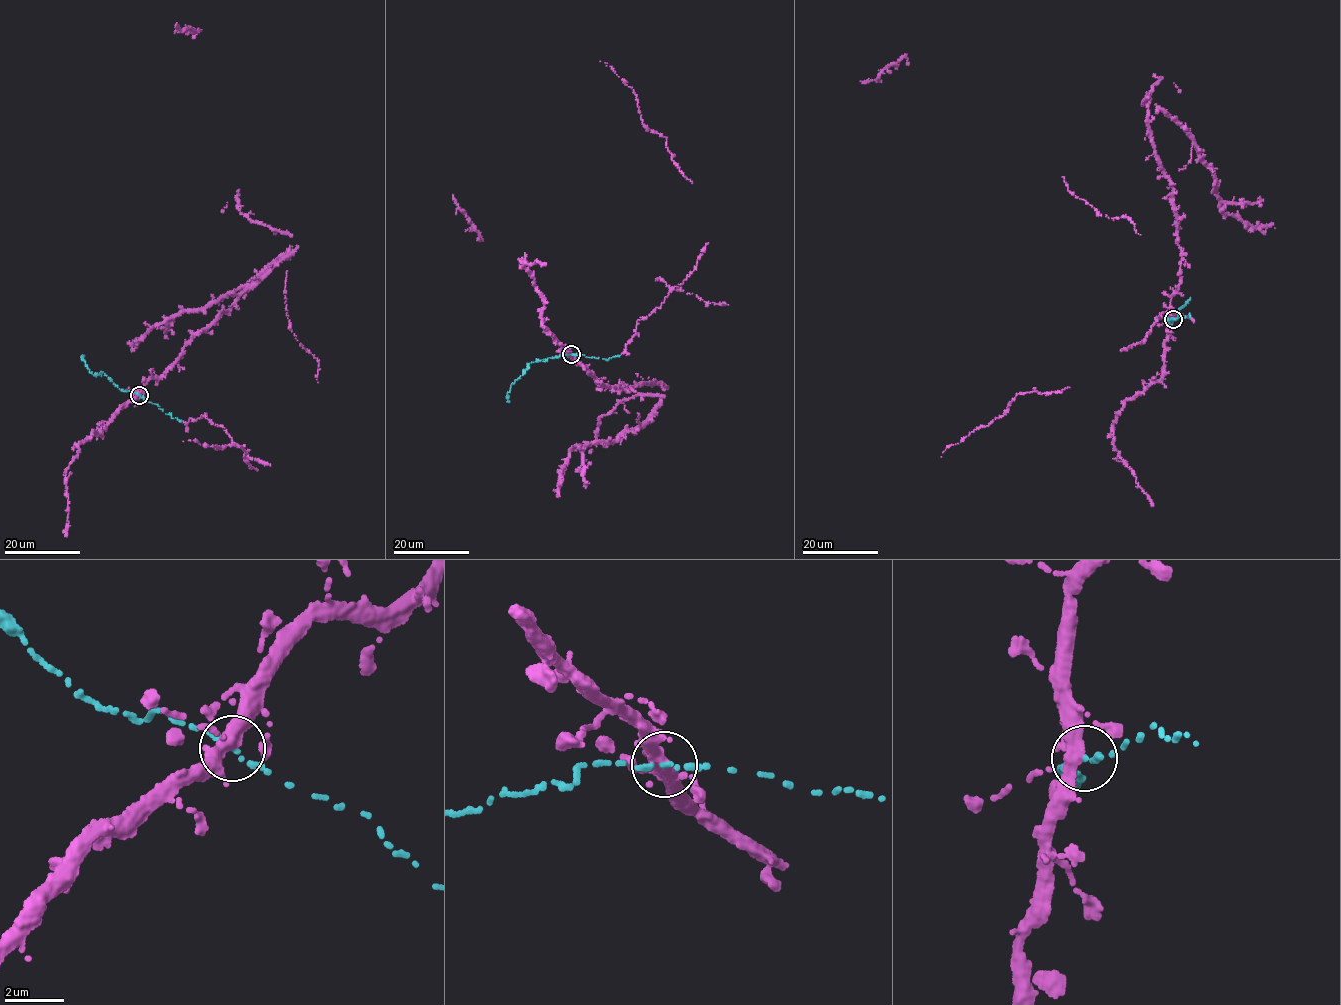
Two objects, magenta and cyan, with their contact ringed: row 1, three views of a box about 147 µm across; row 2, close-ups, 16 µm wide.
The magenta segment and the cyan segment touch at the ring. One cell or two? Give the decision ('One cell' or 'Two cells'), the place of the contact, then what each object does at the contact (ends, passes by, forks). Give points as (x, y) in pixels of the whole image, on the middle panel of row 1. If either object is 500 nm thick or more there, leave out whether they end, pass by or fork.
One cell. Place: (571, 354). At the ring magenta forks. At the ring cyan ends

